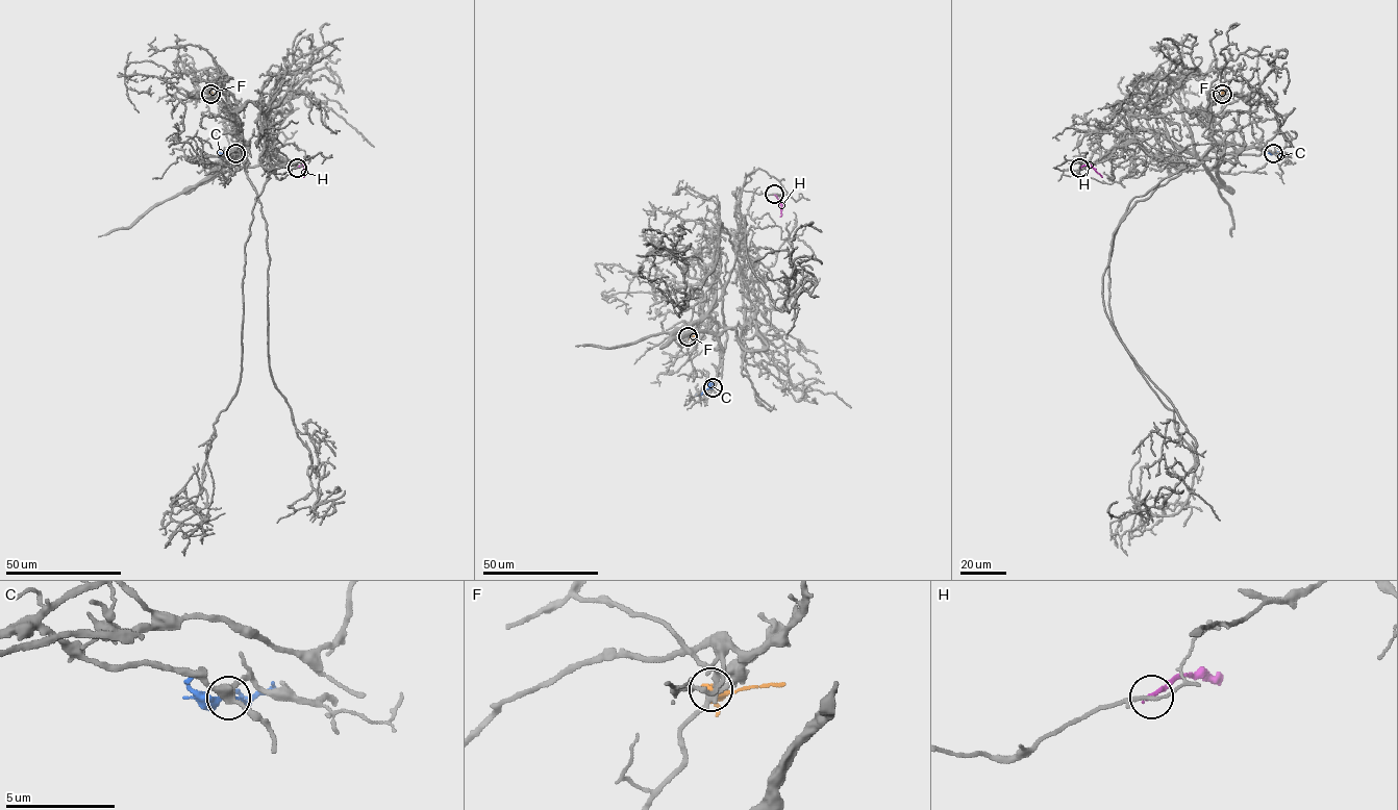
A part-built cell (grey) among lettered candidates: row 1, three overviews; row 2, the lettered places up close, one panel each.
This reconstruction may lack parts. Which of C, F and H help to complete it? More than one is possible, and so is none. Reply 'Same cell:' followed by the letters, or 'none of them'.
Same cell: none of them

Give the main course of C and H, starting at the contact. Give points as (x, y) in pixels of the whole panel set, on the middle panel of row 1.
C: (713, 387), (696, 395)
H: (774, 194), (781, 206), (780, 217)

